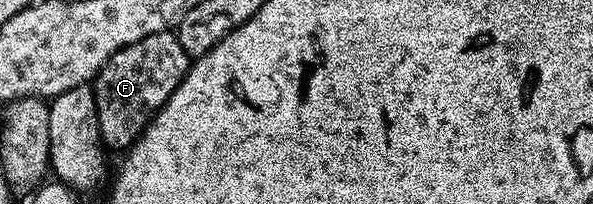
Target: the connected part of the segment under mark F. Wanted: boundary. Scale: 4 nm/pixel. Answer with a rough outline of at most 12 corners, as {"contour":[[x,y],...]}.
{"contour":[[172,30],[92,80],[99,133],[128,152],[191,69]]}

